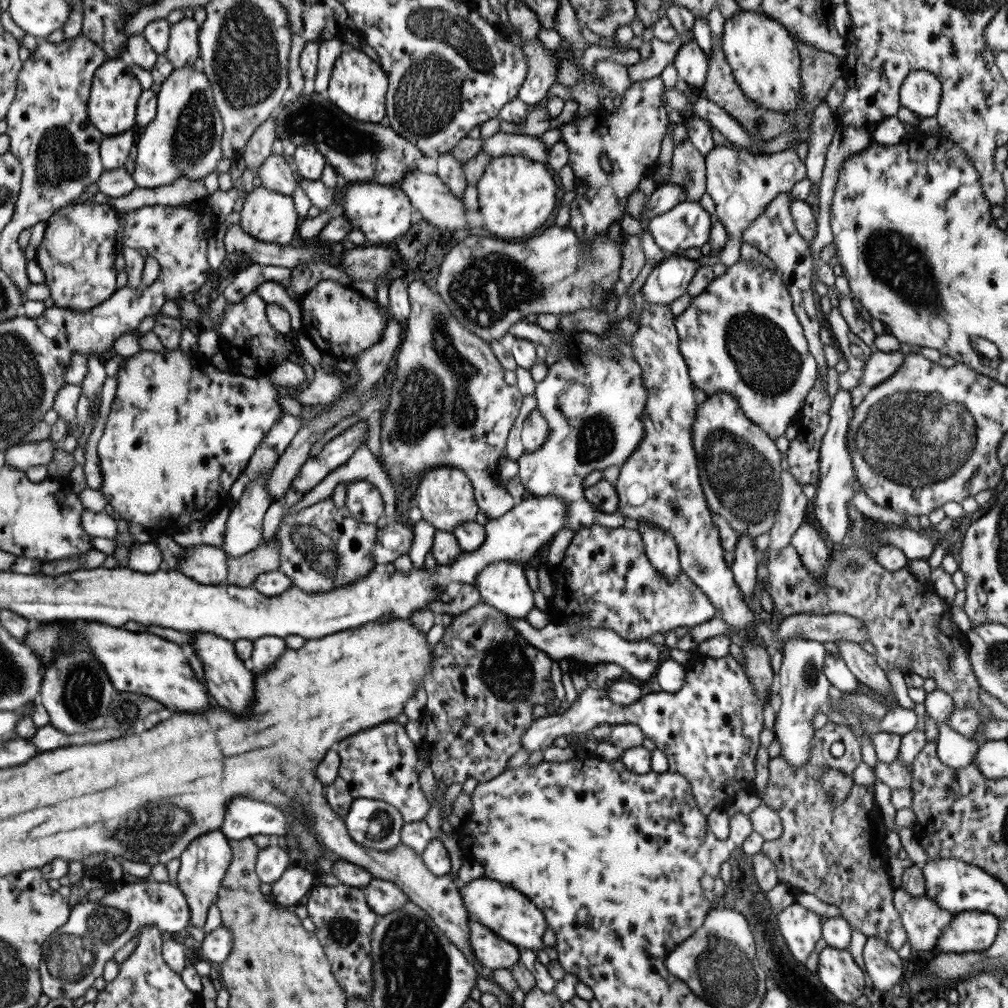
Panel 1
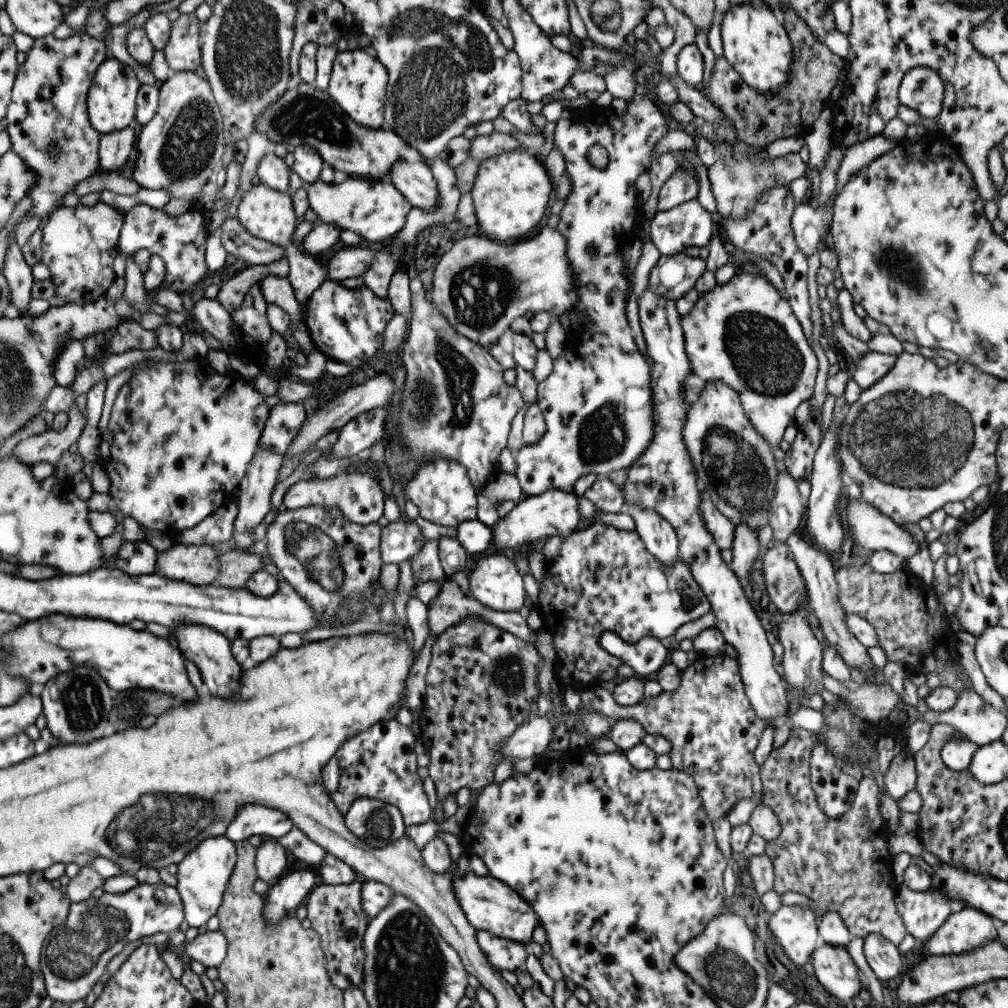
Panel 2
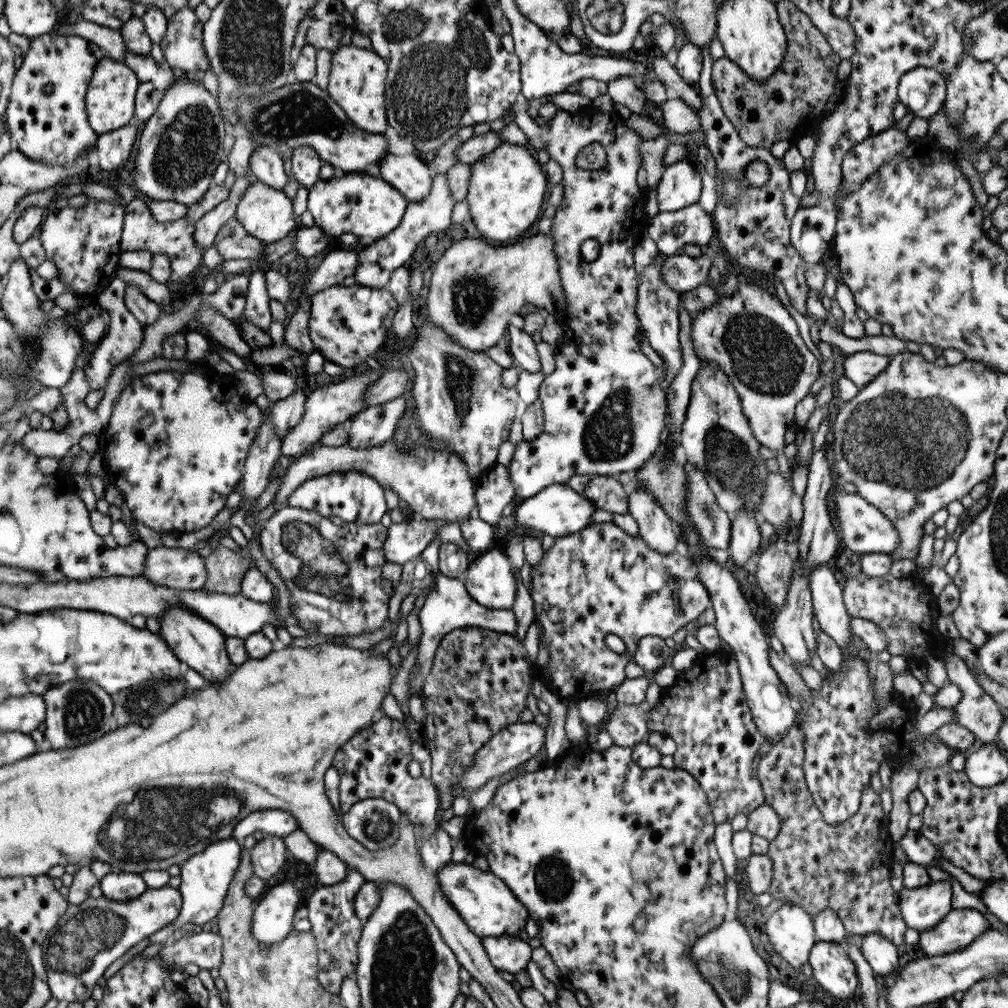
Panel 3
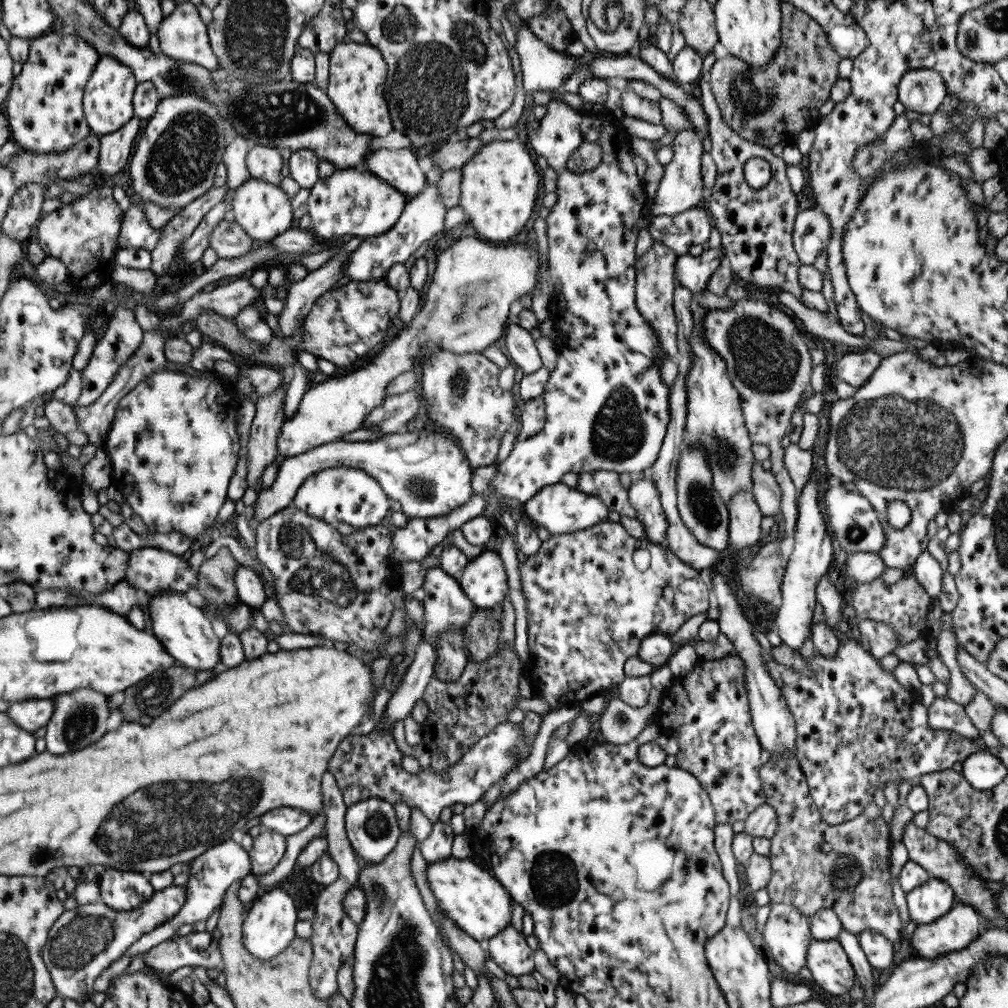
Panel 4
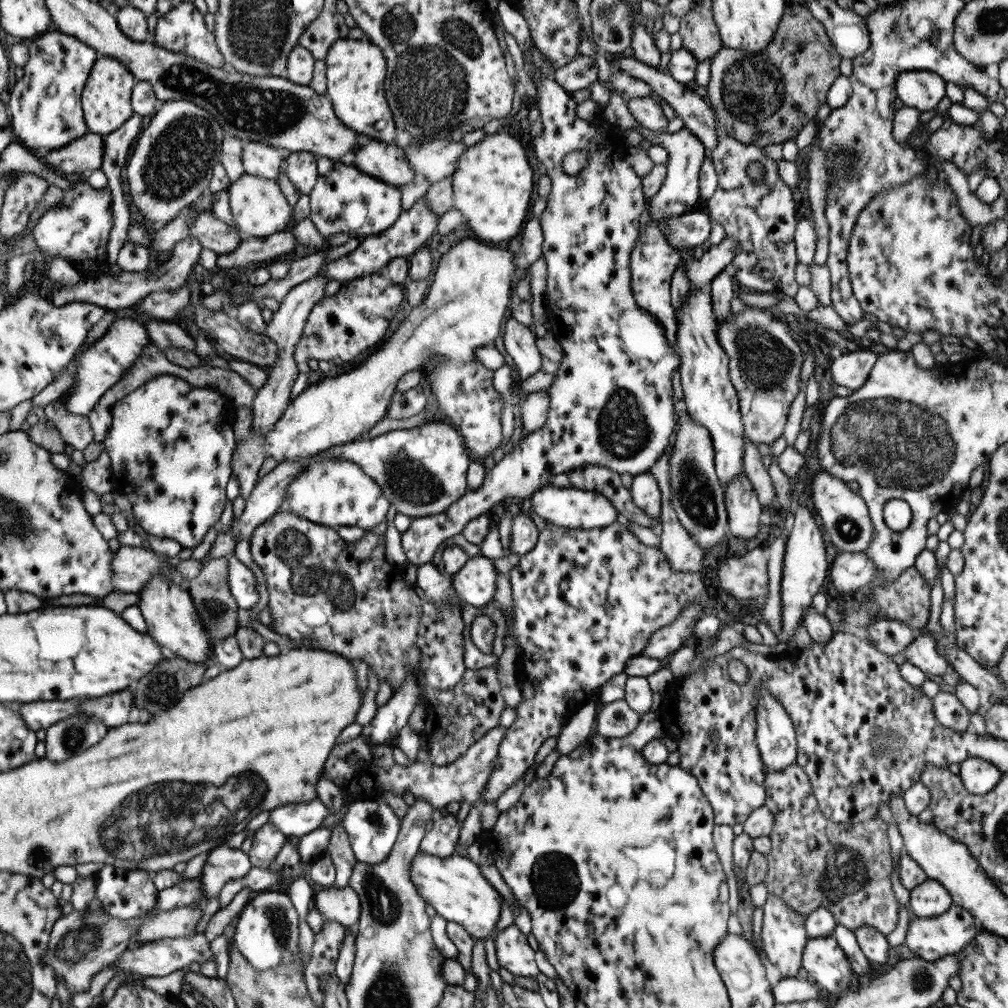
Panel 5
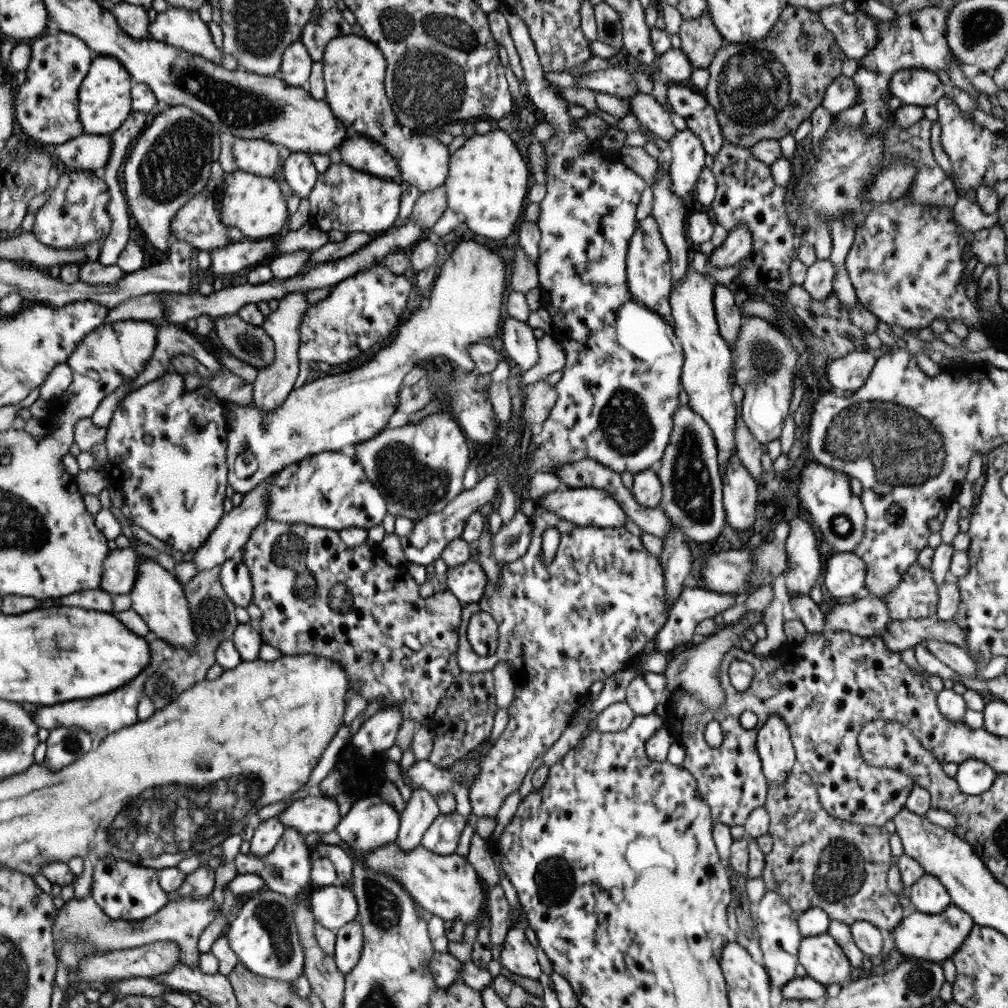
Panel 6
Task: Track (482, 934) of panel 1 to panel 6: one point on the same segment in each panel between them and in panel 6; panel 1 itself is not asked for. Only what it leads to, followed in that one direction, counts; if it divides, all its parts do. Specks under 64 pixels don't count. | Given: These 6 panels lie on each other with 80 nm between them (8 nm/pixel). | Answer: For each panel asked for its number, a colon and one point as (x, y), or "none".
2: (502, 954)
3: (505, 953)
4: (509, 951)
5: (513, 954)
6: (517, 956)

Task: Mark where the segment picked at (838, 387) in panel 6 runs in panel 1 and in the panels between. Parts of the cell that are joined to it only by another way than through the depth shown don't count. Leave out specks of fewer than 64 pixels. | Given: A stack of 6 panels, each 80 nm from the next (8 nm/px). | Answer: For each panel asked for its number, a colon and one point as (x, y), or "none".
1: (879, 366)
2: (868, 368)
3: (860, 367)
4: (854, 368)
5: (851, 369)

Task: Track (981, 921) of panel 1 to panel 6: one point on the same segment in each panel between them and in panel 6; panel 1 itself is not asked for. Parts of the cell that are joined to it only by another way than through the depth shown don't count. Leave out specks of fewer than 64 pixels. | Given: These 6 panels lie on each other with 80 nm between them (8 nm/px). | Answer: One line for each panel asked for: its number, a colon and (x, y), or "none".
2: (965, 928)
3: (959, 928)
4: (955, 930)
5: (929, 939)
6: (933, 938)

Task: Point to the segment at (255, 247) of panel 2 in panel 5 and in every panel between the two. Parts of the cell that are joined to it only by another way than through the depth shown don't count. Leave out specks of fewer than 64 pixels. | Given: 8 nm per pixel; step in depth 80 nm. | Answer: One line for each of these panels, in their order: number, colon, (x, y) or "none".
3: (231, 241)
4: (227, 238)
5: (210, 233)

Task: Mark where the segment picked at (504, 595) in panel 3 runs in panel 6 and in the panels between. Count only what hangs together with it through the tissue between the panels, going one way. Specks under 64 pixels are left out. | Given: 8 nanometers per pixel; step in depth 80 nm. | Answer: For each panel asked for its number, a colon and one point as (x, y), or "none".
4: (482, 580)
5: (474, 583)
6: (465, 582)

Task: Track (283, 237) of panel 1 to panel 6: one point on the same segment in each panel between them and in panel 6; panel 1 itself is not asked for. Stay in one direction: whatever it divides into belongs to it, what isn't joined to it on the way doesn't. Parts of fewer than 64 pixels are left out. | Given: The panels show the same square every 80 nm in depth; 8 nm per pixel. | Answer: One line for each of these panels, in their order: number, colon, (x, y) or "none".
2: (267, 214)
3: (265, 213)
4: (261, 209)
5: (258, 208)
6: (254, 205)

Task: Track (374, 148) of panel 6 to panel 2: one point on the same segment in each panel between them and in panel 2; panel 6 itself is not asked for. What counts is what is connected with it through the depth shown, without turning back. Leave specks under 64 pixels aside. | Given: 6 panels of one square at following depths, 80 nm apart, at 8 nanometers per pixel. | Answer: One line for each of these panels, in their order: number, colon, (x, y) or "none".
2: (413, 179)
3: (407, 173)
4: (398, 168)
5: (387, 162)

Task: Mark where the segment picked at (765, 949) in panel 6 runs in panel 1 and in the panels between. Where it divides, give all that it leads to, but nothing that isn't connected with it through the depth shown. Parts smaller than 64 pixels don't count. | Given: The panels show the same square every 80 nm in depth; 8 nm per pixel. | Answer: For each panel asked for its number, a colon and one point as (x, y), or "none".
1: (801, 930)
2: (794, 927)
3: (789, 929)
4: (786, 934)
5: (782, 935)

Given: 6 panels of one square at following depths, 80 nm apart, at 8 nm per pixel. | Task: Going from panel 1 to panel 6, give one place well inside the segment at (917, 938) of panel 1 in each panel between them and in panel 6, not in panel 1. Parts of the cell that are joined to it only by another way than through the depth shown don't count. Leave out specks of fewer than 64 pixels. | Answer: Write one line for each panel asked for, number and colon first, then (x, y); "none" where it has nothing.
2: (921, 913)
3: (922, 908)
4: (929, 901)
5: (928, 899)
6: (927, 896)

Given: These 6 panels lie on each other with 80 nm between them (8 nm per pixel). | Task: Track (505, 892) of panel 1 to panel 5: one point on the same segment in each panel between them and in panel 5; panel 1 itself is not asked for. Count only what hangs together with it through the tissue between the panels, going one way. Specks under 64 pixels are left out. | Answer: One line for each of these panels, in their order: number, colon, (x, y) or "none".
2: (489, 905)
3: (486, 906)
4: (468, 894)
5: (453, 886)

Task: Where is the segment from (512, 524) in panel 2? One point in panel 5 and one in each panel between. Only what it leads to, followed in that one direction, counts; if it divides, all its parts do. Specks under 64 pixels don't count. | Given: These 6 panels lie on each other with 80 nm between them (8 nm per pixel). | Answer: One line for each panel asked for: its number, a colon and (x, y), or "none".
3: (557, 510)
4: (560, 510)
5: (570, 508)

